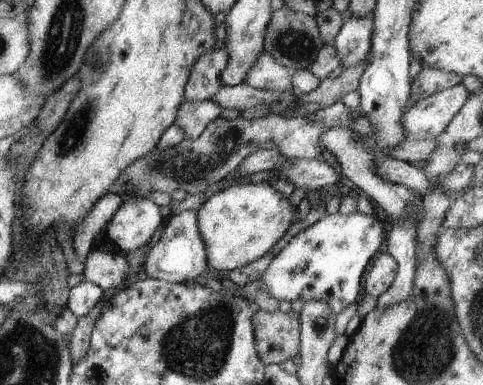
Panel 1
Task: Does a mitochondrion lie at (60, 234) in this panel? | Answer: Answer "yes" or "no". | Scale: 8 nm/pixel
no

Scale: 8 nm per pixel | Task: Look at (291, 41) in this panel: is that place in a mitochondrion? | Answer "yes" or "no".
yes

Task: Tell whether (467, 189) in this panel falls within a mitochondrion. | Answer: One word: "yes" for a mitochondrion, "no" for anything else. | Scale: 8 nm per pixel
no

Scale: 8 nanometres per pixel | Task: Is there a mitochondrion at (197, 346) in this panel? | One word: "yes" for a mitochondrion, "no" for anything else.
yes

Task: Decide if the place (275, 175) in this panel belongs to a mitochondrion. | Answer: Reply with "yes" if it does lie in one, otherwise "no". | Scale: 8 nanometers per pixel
no

